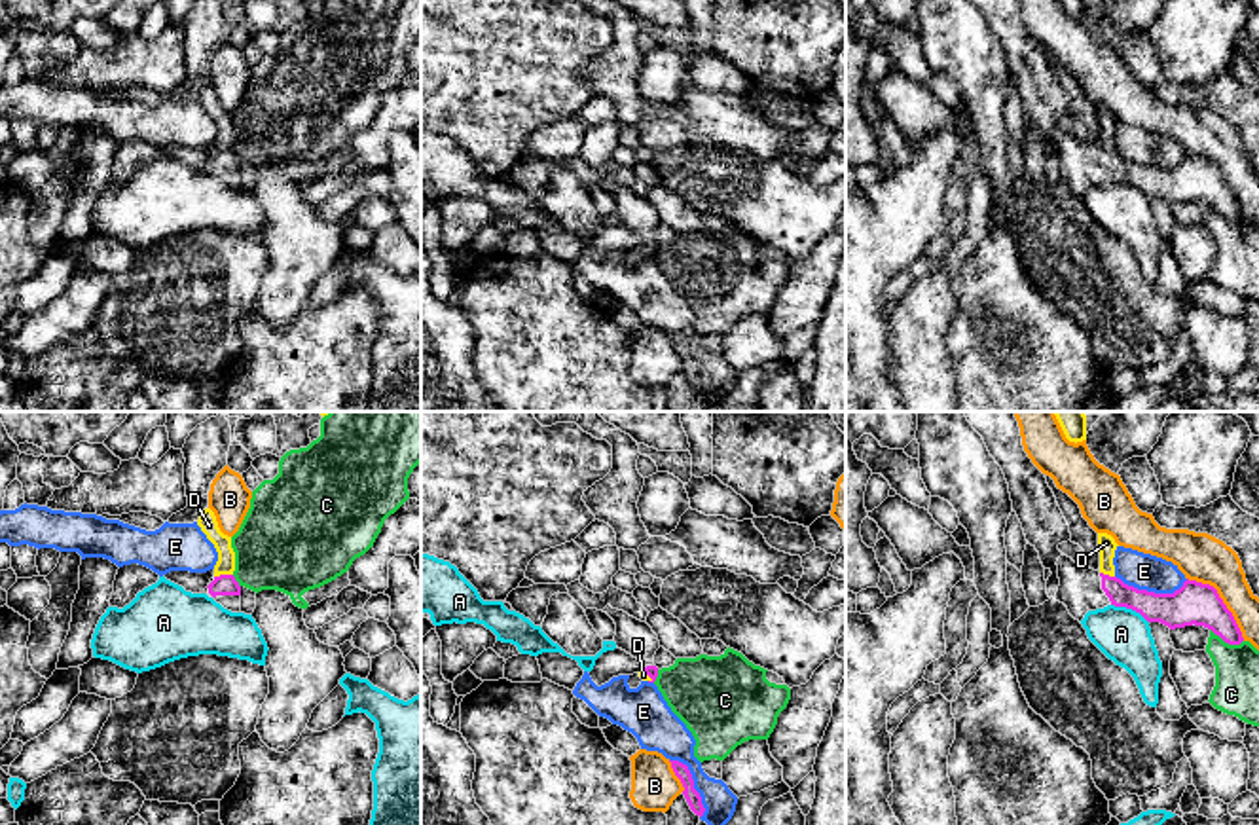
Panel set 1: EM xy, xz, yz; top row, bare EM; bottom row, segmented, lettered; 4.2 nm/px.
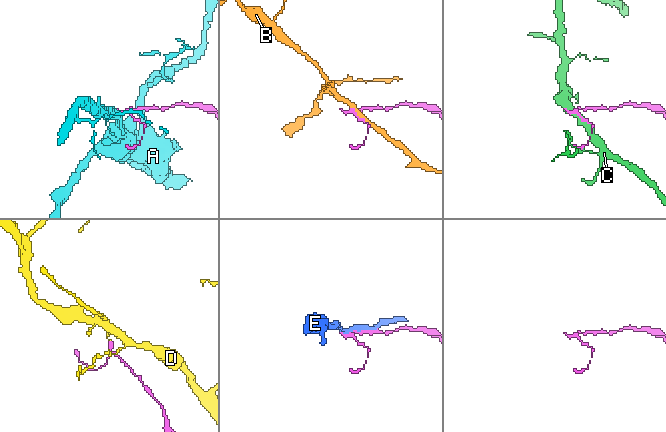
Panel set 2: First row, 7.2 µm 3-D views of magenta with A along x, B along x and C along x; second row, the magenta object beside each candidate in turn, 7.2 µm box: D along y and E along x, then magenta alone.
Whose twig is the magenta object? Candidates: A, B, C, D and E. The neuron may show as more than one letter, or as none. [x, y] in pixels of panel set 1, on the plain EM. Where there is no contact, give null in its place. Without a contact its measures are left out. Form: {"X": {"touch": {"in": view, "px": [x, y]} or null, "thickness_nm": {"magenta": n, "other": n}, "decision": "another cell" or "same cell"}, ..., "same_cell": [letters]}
{"A": {"touch": {"in": "yz", "px": [1131, 183]}, "thickness_nm": {"magenta": 160, "other": 220}, "decision": "another cell"}, "B": {"touch": {"in": "yz", "px": [1222, 177]}, "thickness_nm": {"magenta": 180, "other": 200}, "decision": "another cell"}, "C": {"touch": {"in": "yz", "px": [1227, 217]}, "thickness_nm": {"magenta": 180, "other": 190}, "decision": "another cell"}, "D": {"touch": {"in": "xy", "px": [222, 150]}, "thickness_nm": {"magenta": 90, "other": 80}, "decision": "another cell"}, "E": {"touch": {"in": "yz", "px": [1151, 167]}, "thickness_nm": {"magenta": 180, "other": 160}, "decision": "another cell"}, "same_cell": []}

